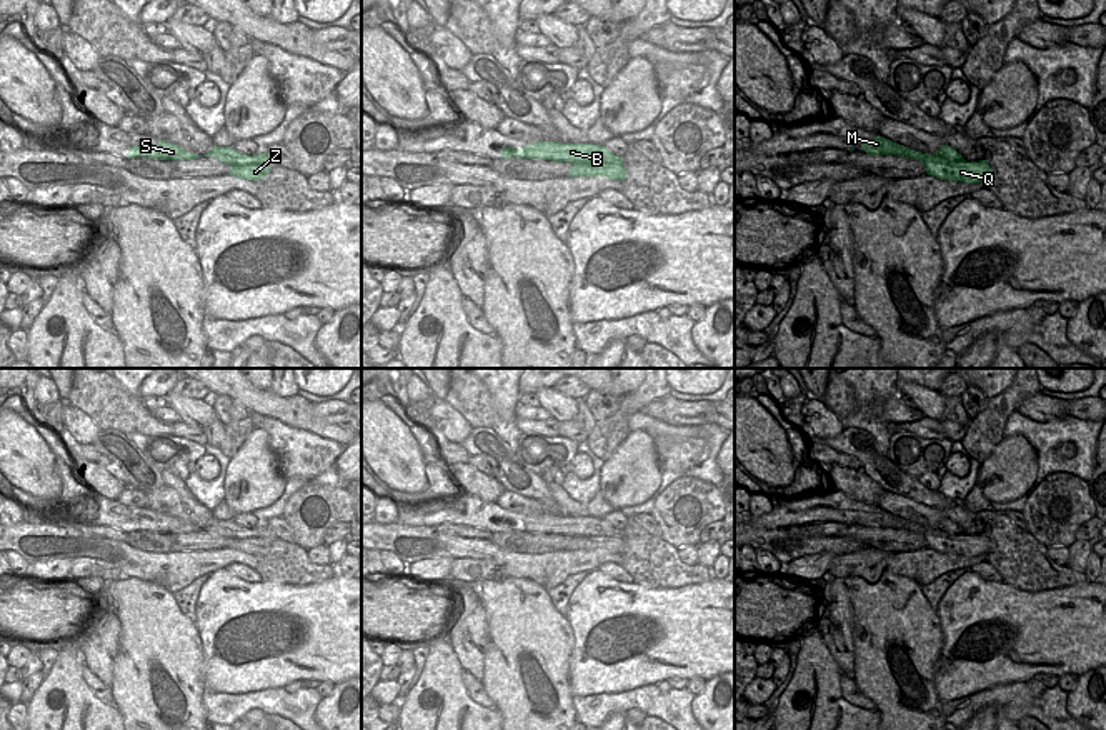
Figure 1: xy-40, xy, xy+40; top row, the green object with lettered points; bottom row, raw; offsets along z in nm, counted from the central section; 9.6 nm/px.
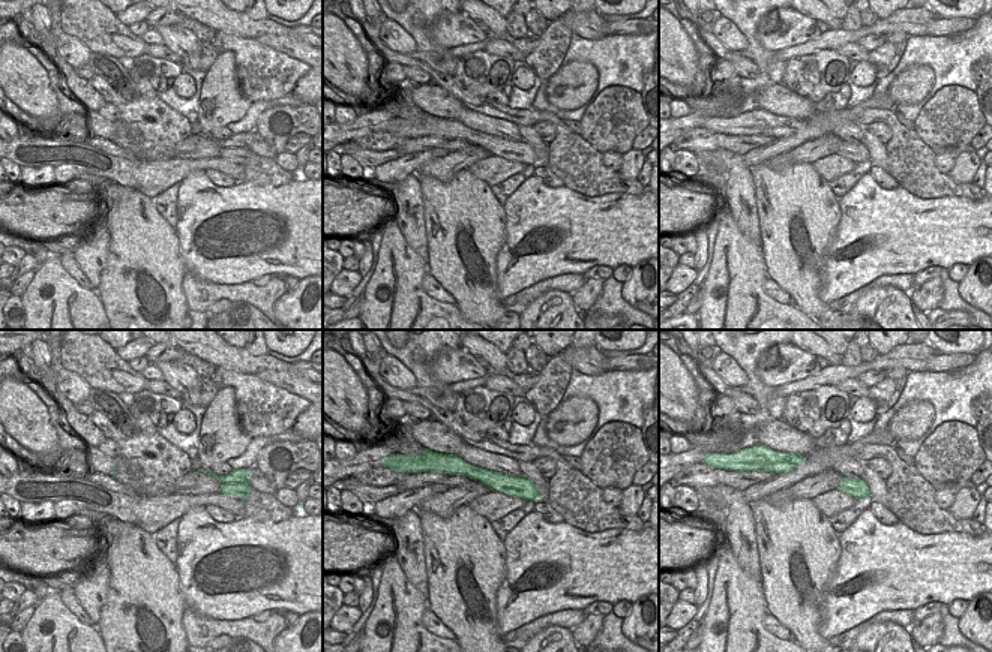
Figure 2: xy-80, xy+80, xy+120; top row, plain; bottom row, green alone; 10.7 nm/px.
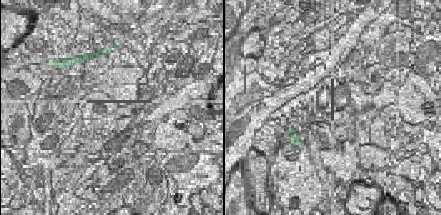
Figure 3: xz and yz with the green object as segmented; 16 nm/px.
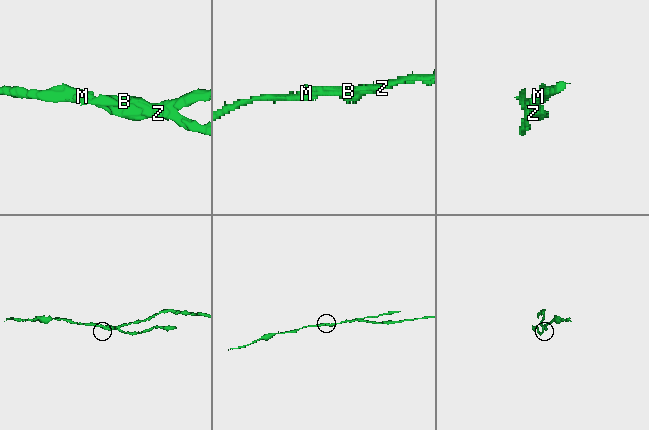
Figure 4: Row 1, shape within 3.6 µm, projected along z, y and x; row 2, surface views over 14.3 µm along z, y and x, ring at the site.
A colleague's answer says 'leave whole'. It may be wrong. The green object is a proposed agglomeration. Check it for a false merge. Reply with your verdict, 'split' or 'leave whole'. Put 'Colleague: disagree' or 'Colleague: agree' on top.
Colleague: disagree
split

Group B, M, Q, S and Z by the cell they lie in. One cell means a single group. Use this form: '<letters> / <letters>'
B S / M Q Z

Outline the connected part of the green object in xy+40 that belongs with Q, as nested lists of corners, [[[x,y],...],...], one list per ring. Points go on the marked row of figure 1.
[[[884,137],[863,140],[861,150],[864,150],[866,155],[894,155],[919,160],[928,175],[941,180],[979,183],[993,177],[993,168],[988,162],[946,160],[931,153],[911,152],[908,147]]]

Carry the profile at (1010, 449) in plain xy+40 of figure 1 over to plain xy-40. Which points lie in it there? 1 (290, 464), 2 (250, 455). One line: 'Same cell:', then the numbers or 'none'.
Same cell: 2

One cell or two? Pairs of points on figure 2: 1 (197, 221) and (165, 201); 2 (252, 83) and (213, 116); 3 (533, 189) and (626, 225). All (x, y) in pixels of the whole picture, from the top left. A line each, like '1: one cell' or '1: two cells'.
1: two cells
2: two cells
3: one cell

